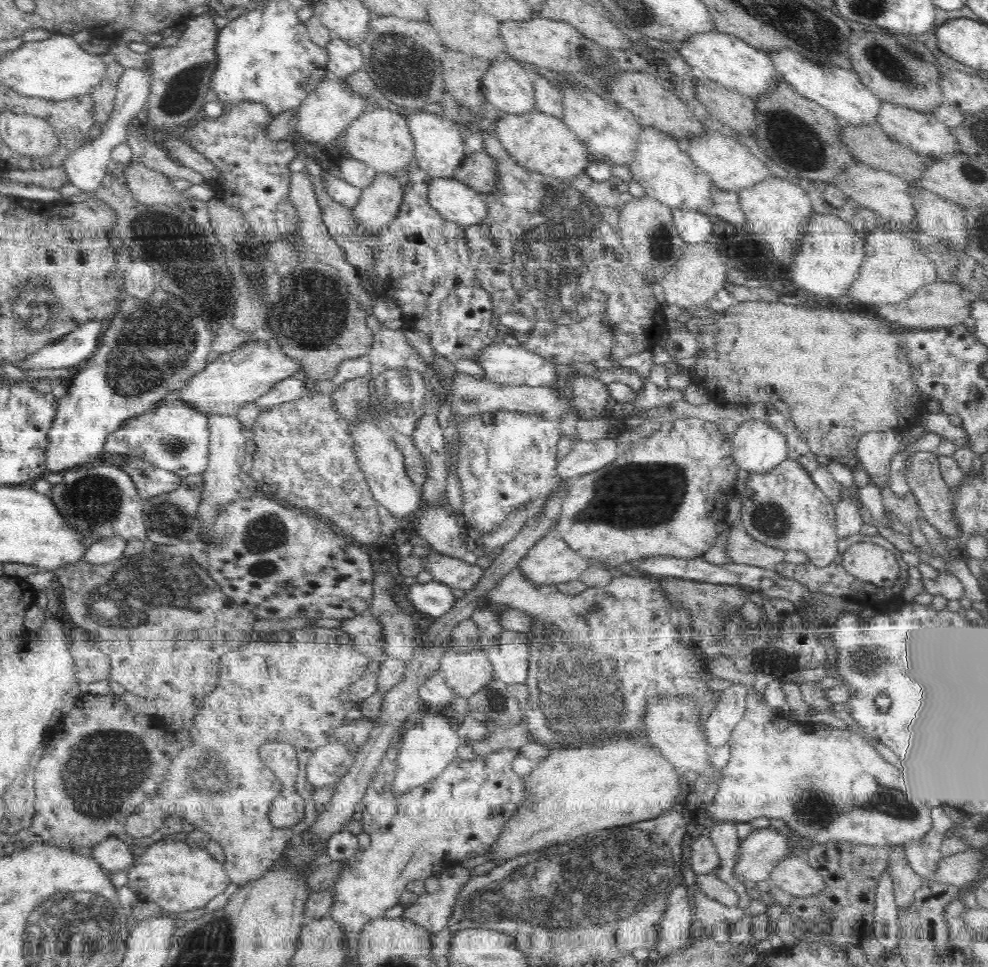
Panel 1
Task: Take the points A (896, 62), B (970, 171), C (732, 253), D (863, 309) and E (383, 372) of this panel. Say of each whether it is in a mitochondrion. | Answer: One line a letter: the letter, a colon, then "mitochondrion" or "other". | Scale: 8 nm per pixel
A: mitochondrion
B: mitochondrion
C: other
D: other
E: mitochondrion

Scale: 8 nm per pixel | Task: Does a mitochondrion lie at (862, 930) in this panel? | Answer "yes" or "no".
no

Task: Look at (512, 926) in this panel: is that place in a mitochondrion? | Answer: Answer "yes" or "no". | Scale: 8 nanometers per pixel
yes

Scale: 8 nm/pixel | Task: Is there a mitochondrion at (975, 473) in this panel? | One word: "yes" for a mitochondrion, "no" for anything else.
no

